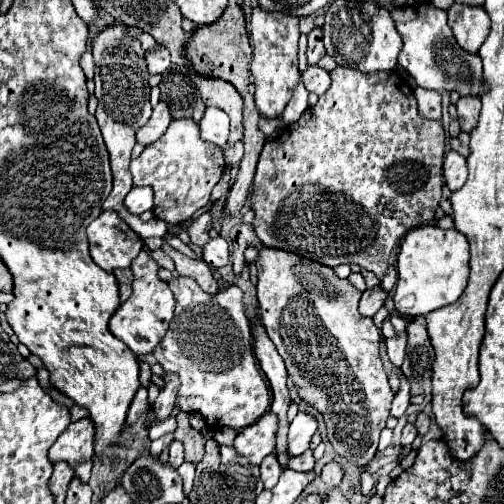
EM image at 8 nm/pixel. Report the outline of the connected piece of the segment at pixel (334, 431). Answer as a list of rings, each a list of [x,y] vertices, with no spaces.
[[[262,247],[254,263],[258,269],[256,289],[262,325],[284,359],[300,397],[324,415],[328,441],[332,443],[334,451],[364,465],[364,461],[370,461],[376,453],[380,431],[386,427],[386,419],[390,415],[394,391],[388,385],[388,377],[378,355],[380,333],[370,317],[362,317],[358,313],[362,293],[356,291],[346,279],[338,279],[330,267],[308,261],[296,253]]]

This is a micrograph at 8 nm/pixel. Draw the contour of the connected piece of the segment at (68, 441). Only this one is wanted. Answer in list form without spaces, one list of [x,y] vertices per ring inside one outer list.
[[[88,417],[70,423],[50,447],[48,457],[52,463],[66,461],[68,465],[72,465],[74,473],[86,483],[90,479],[94,457],[94,423]]]

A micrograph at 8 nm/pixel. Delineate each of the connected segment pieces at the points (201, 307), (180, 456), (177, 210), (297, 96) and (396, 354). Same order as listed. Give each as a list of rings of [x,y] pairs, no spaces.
[[[182,275],[172,277],[168,281],[168,287],[172,289],[176,299],[176,311],[174,311],[170,331],[156,345],[154,355],[166,373],[176,371],[182,379],[176,405],[188,413],[194,413],[194,411],[202,413],[210,427],[228,425],[234,429],[244,429],[252,425],[258,417],[262,417],[270,409],[270,391],[254,355],[252,329],[246,317],[242,289],[236,285],[230,285],[228,289],[216,295],[208,295],[200,289],[200,285],[192,277],[182,277]]]
[[[172,441],[172,445],[170,445],[170,463],[174,465],[174,467],[180,467],[182,463],[184,463],[184,445],[180,443],[180,441]]]
[[[174,119],[170,123],[170,127],[166,129],[166,133],[154,141],[152,145],[148,145],[140,157],[132,159],[130,163],[130,173],[134,177],[134,185],[148,185],[154,189],[154,215],[166,223],[182,223],[186,219],[190,219],[200,207],[204,207],[210,201],[212,189],[214,185],[220,181],[222,173],[224,173],[224,153],[220,147],[202,141],[198,125],[194,121],[188,119]]]
[[[300,81],[300,83],[296,85],[296,89],[294,89],[294,95],[292,95],[290,103],[286,105],[286,109],[284,109],[284,113],[282,113],[284,123],[286,123],[286,125],[294,123],[296,117],[300,117],[306,109],[308,109],[308,91],[306,91],[306,87],[304,87],[302,81]]]
[[[406,333],[386,339],[386,355],[394,369],[400,369],[402,359],[404,359],[404,349],[406,349]]]

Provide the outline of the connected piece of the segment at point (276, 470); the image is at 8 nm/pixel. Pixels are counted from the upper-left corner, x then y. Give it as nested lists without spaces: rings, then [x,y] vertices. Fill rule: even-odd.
[[[270,453],[262,463],[260,463],[260,473],[262,473],[262,483],[266,489],[272,489],[282,473],[282,467],[276,459],[276,453]]]

